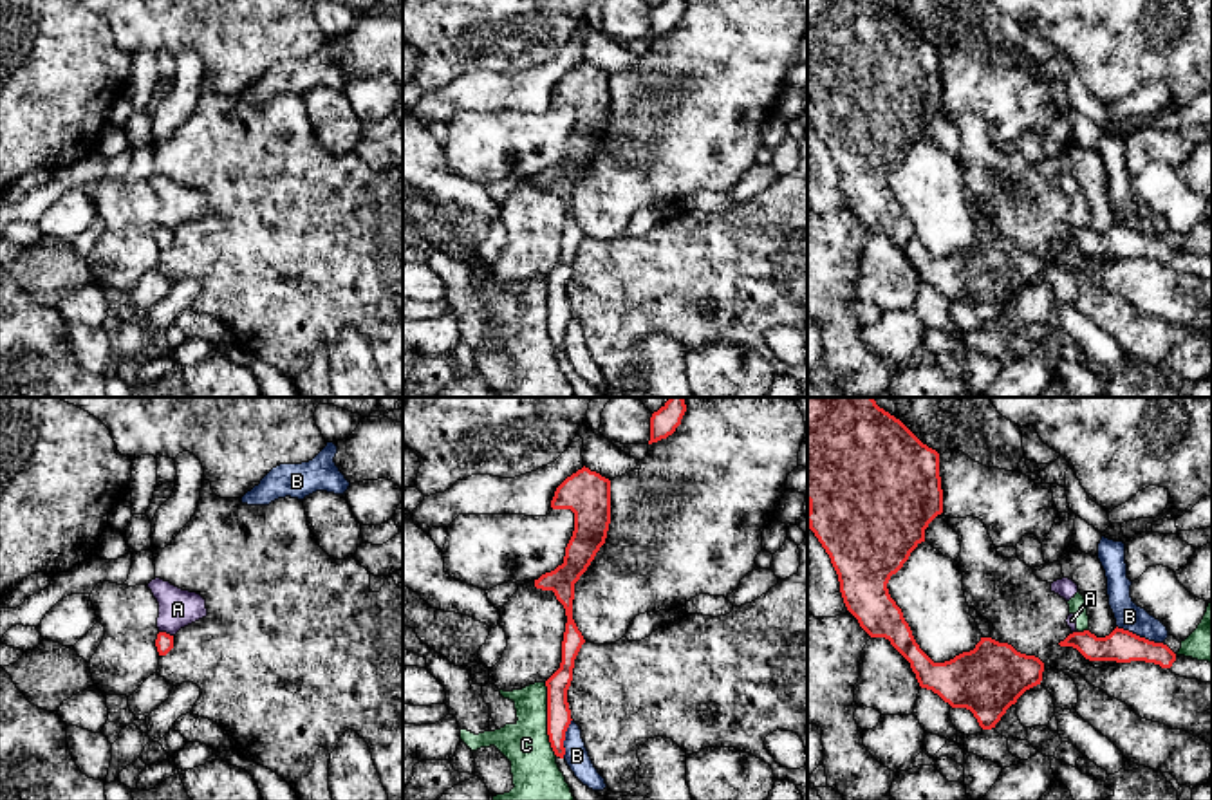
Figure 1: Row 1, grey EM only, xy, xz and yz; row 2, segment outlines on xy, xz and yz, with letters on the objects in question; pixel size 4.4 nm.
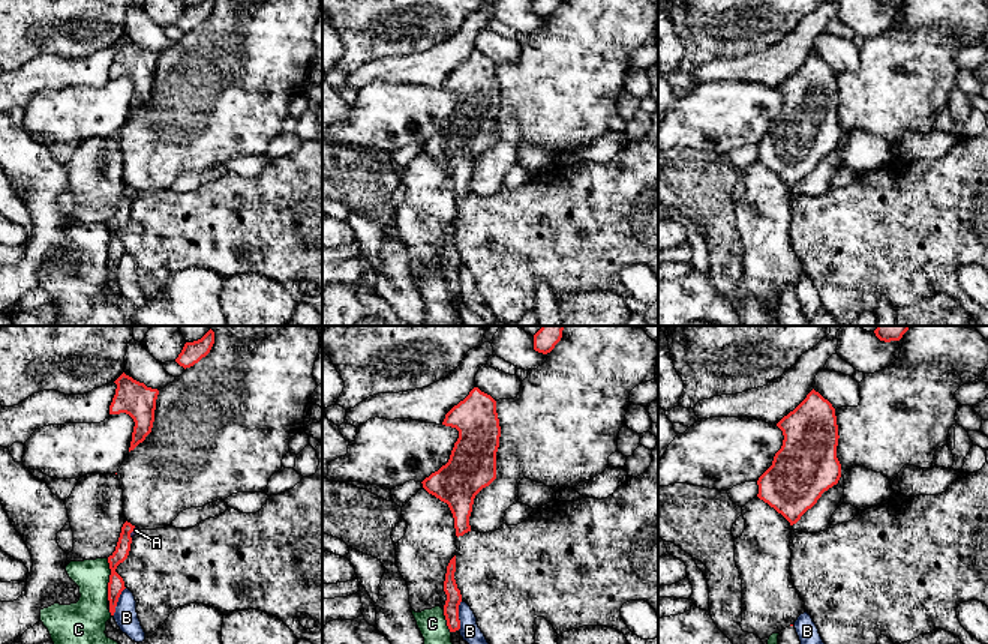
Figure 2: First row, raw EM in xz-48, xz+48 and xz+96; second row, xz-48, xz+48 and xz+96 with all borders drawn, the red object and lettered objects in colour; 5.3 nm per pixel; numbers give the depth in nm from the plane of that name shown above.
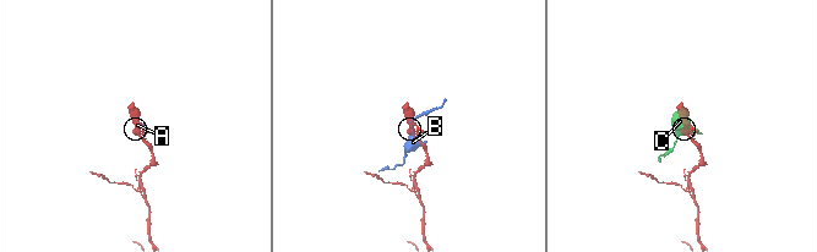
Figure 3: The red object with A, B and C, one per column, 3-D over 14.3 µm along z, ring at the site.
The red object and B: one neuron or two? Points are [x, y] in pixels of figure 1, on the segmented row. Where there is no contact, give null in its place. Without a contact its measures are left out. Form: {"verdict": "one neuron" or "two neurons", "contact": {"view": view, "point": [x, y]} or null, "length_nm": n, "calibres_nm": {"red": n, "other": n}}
{"verdict": "two neurons", "contact": {"view": "yz", "point": [1138, 636]}, "length_nm": 240, "calibres_nm": {"red": 150, "other": 120}}

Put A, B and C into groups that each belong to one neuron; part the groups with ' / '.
A C / B

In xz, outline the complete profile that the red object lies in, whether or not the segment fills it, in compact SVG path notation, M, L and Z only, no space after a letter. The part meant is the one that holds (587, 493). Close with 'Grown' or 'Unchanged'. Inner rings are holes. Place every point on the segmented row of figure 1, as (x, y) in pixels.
M583 466L556 488L551 507L574 513L574 531L565 547L564 563L535 580L536 589L555 592L567 616L562 663L545 681L547 735L555 755L564 758L565 731L573 721L567 690L573 681L574 659L585 643L573 619L574 583L605 544L611 524L611 480Z. Unchanged

